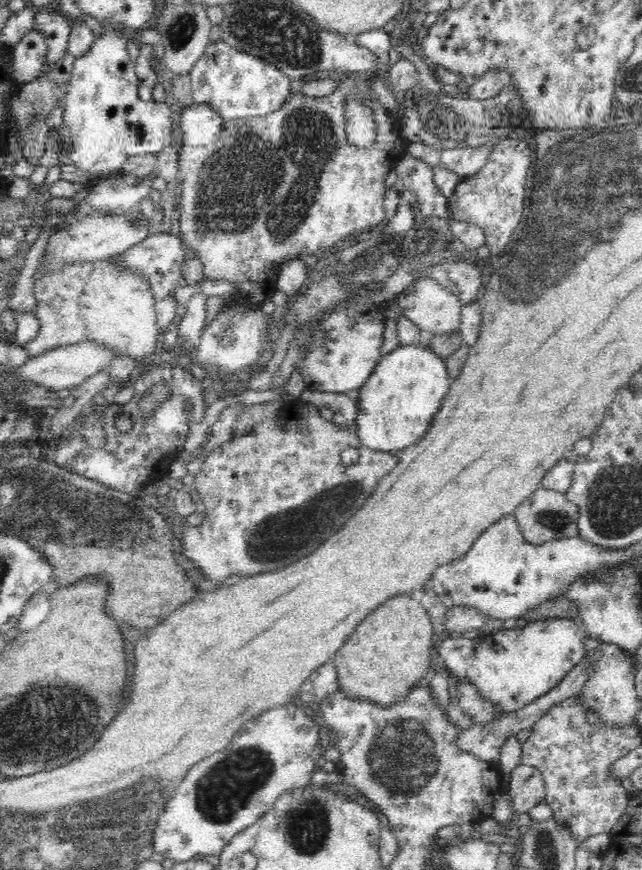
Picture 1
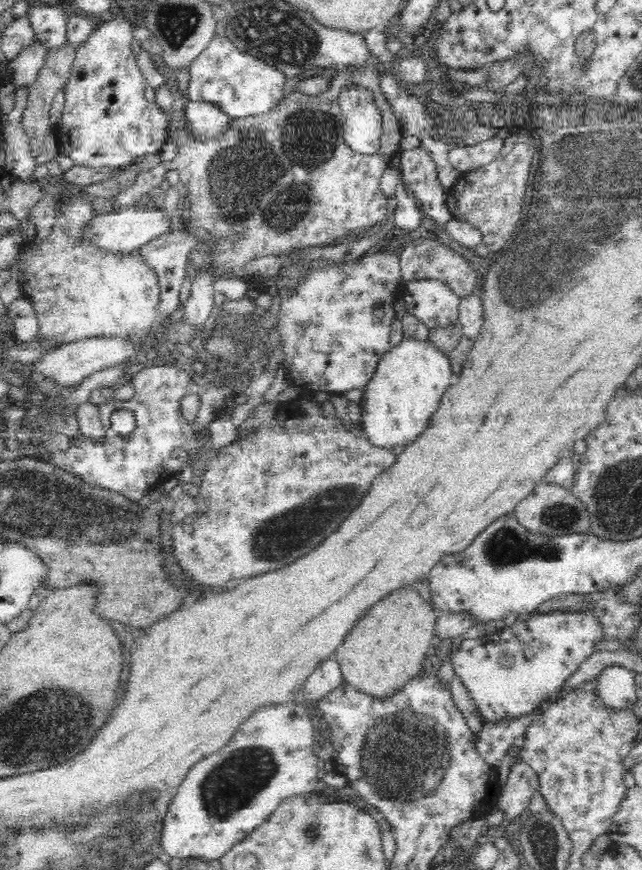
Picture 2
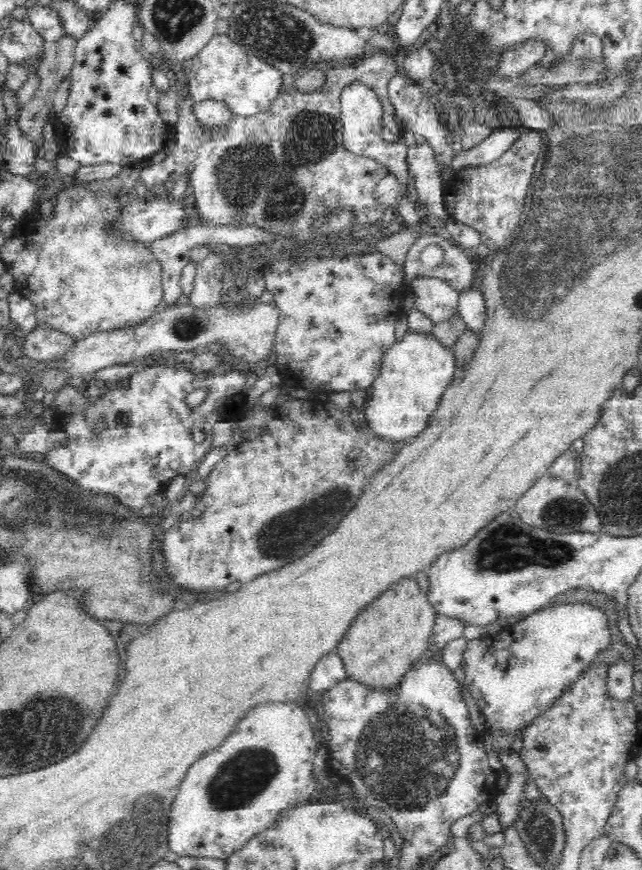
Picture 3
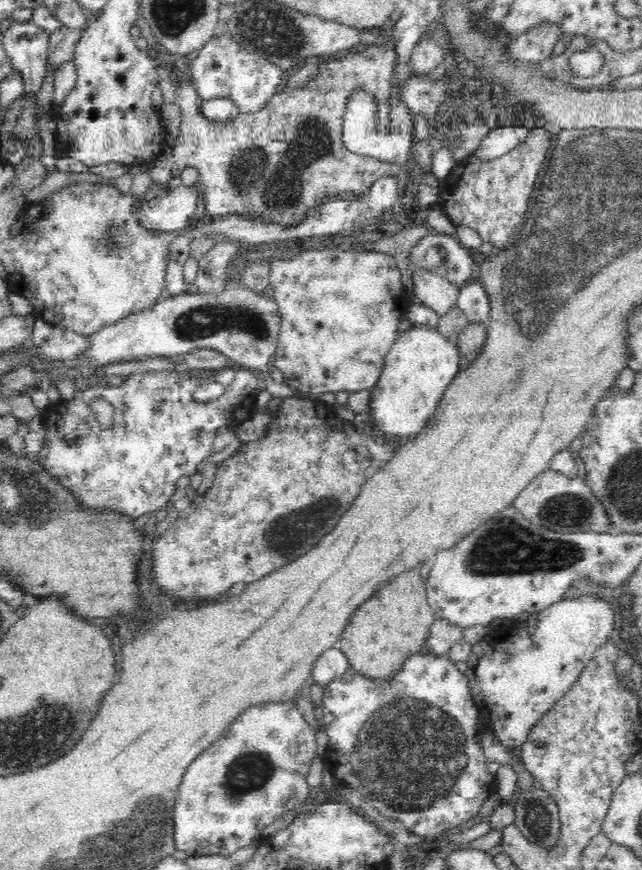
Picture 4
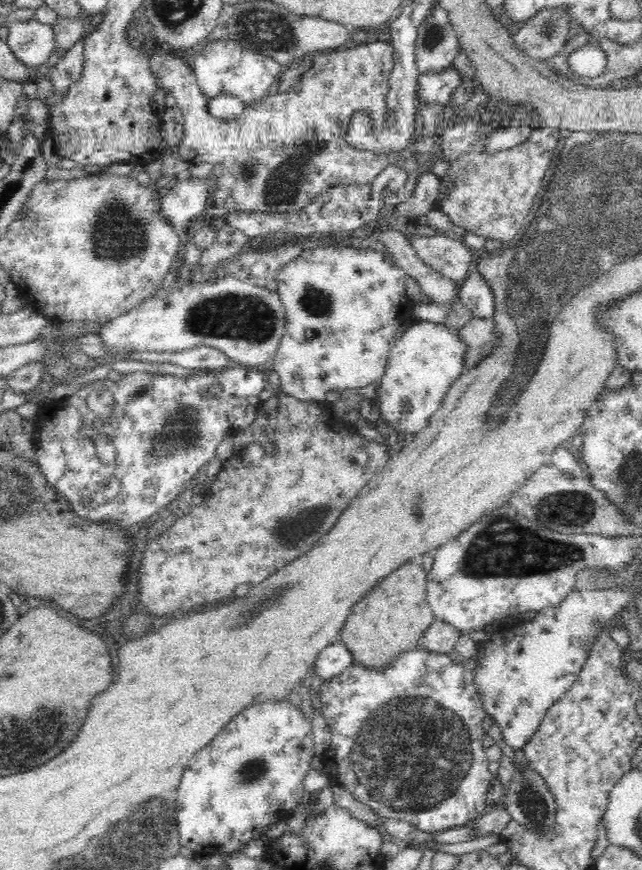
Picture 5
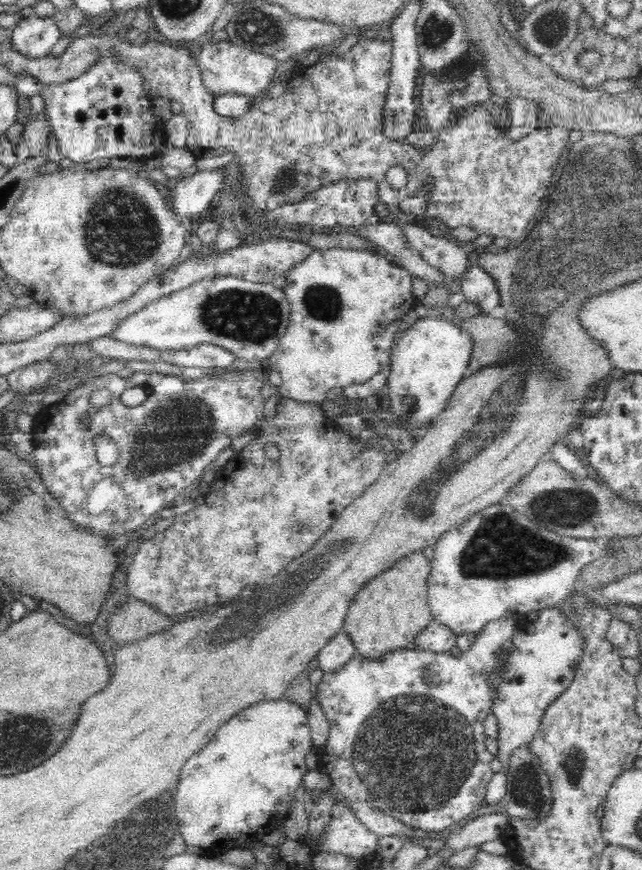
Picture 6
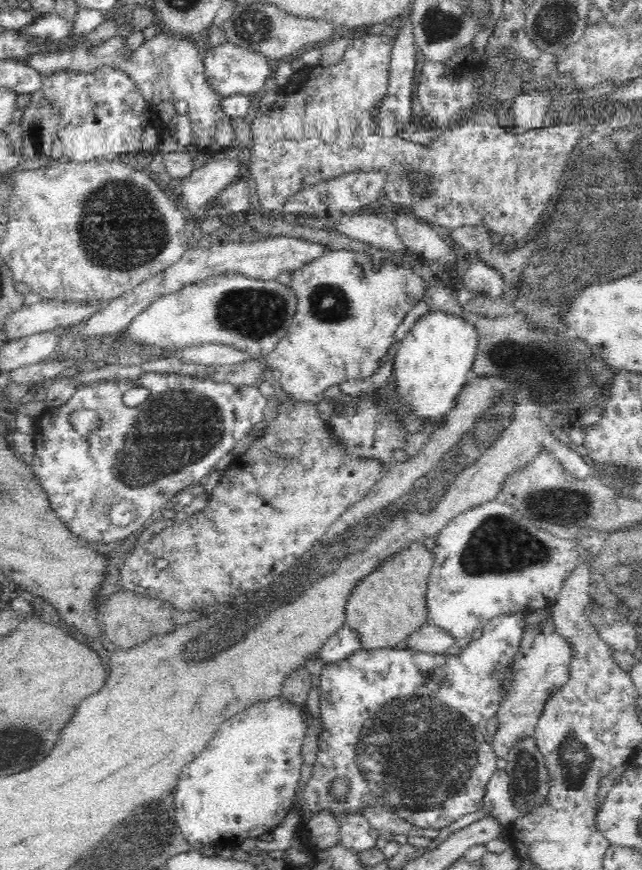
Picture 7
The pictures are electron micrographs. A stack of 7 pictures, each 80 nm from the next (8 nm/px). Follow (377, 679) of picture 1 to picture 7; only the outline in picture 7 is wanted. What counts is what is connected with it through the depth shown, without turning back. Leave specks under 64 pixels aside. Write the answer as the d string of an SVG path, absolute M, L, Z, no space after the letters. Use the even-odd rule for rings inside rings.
M410 544L354 585L345 604L345 624L358 631L364 649L399 648L413 630L426 624L427 578L432 568L433 552L424 544Z

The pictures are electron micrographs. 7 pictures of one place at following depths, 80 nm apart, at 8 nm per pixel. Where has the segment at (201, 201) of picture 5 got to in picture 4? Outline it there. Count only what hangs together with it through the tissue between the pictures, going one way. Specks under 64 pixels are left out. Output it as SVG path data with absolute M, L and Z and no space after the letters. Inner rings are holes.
M199 184L180 185L163 195L145 201L138 209L147 230L162 230L167 234L190 228L190 218L198 212L198 202L204 197Z

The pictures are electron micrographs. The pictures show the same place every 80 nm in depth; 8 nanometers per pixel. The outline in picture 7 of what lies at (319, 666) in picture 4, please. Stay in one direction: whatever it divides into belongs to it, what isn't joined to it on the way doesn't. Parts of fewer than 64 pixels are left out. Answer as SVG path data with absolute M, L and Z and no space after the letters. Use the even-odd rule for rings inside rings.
M342 625L318 650L317 656L324 664L346 658L362 648L362 641L356 629Z

